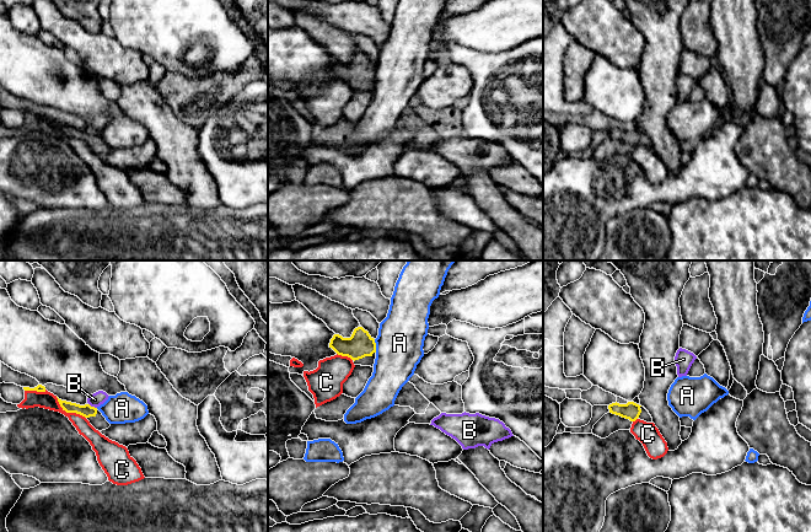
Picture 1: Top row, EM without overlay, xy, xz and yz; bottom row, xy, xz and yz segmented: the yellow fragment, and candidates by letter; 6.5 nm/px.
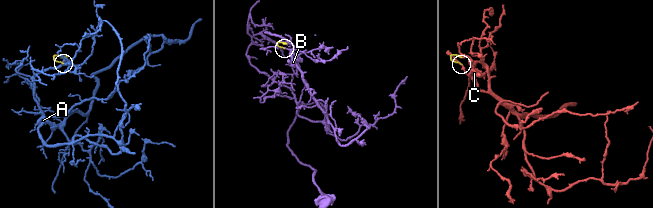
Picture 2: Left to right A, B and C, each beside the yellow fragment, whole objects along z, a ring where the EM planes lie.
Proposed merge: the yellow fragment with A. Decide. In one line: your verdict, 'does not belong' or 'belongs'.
does not belong

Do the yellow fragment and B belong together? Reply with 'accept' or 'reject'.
reject

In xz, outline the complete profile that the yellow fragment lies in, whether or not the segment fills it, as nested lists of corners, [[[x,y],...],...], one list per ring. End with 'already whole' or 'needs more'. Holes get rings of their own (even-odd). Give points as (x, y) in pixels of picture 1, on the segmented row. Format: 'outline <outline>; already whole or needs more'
outline [[[362,327],[355,328],[350,338],[343,338],[339,334],[334,334],[331,339],[329,348],[338,355],[350,358],[354,365],[374,367],[376,343]]]; needs more

